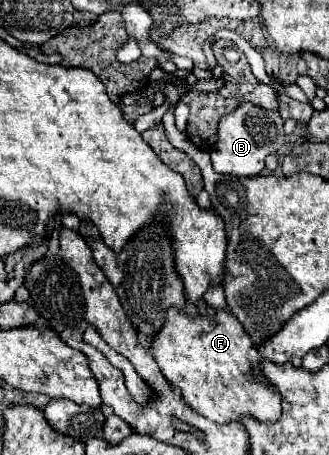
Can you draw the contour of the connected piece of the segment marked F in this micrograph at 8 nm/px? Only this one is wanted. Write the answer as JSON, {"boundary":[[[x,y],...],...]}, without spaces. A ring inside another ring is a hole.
{"boundary":[[[169,310],[169,318],[161,328],[161,334],[153,338],[149,354],[159,364],[161,372],[169,380],[173,388],[177,388],[183,400],[201,416],[217,422],[217,424],[231,424],[243,422],[245,416],[257,422],[277,422],[281,418],[281,394],[261,374],[261,354],[253,346],[249,334],[243,330],[241,322],[233,314],[225,314],[225,310],[209,310],[207,316],[189,318],[185,312]]]}

